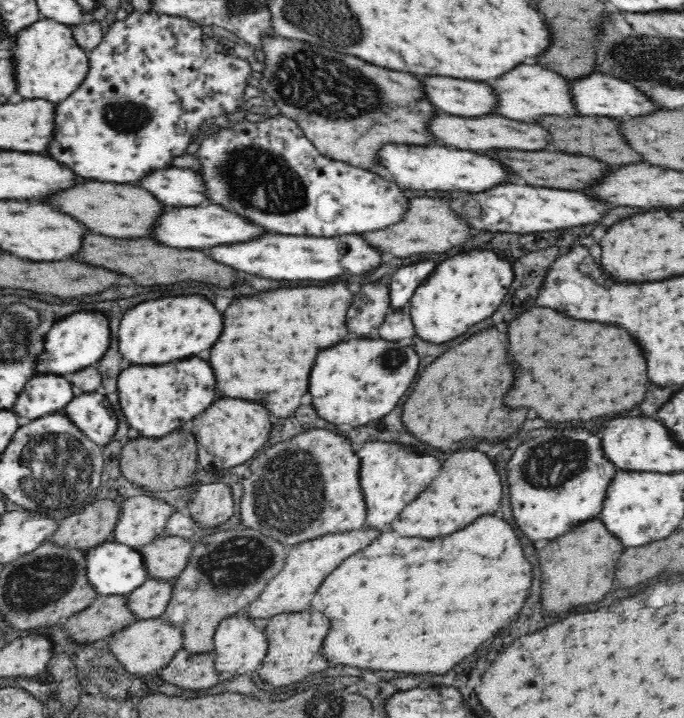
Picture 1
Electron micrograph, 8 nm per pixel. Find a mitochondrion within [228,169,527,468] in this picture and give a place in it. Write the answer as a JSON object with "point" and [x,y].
{"point":[390,359]}

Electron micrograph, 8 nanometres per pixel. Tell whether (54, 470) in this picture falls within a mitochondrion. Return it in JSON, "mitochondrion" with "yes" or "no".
{"mitochondrion":"yes"}

